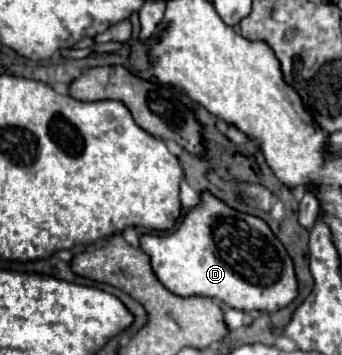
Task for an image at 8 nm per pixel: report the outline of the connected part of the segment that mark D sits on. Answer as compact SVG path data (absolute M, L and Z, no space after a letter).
M201 193L199 205L187 211L181 225L169 235L145 233L139 239L141 249L151 257L151 267L157 279L175 295L203 295L215 297L229 307L241 311L277 311L287 307L297 297L297 279L293 271L293 261L287 255L281 241L273 235L267 223L255 215L241 213L225 205L211 193Z

